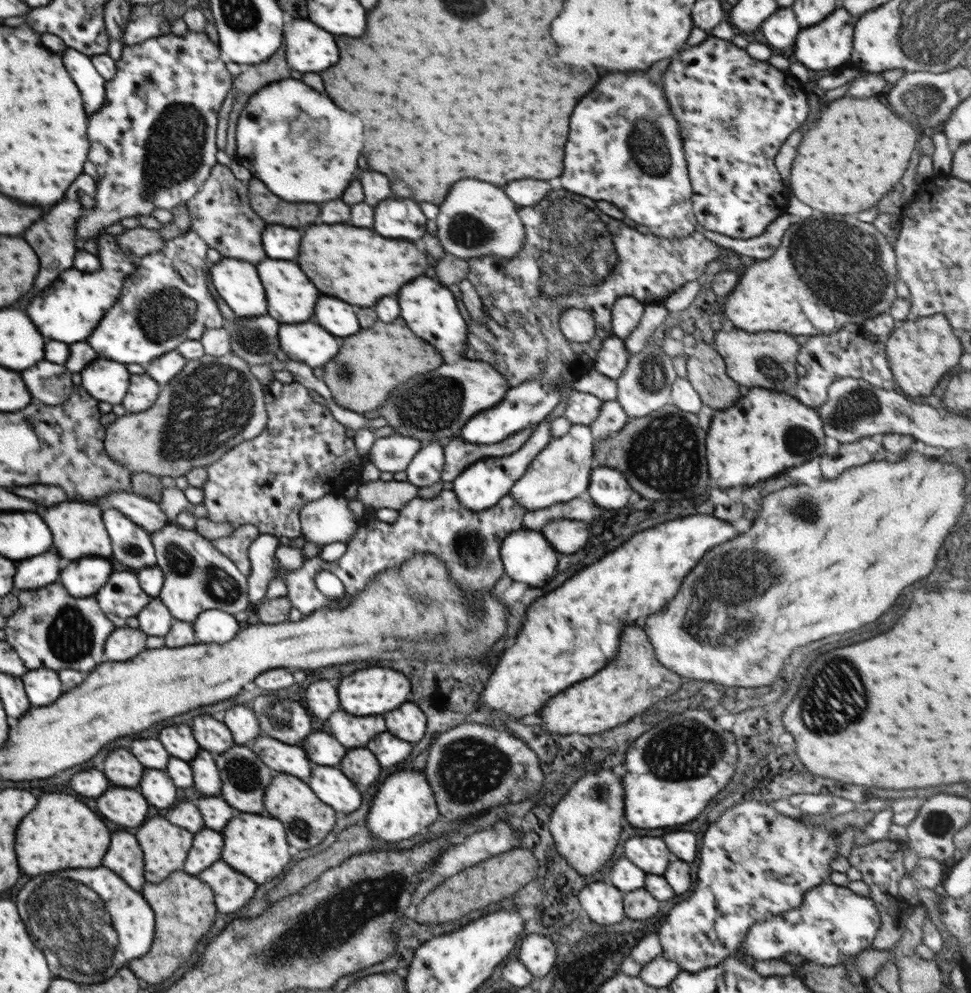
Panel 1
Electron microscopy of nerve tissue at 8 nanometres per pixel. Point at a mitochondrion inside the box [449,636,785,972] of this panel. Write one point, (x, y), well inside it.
(683, 749)

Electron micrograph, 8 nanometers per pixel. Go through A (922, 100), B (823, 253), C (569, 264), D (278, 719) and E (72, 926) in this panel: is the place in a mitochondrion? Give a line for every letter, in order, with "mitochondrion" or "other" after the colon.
A: mitochondrion
B: mitochondrion
C: mitochondrion
D: mitochondrion
E: mitochondrion

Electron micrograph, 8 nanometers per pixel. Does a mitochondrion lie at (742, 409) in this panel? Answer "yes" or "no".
no

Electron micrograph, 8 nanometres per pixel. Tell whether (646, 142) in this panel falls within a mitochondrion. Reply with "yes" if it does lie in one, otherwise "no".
yes

